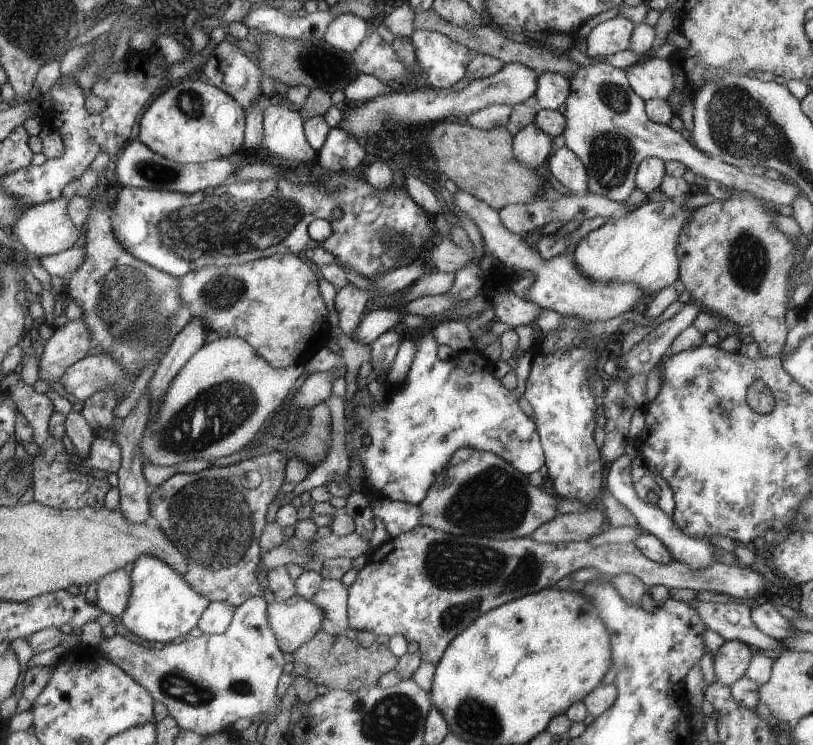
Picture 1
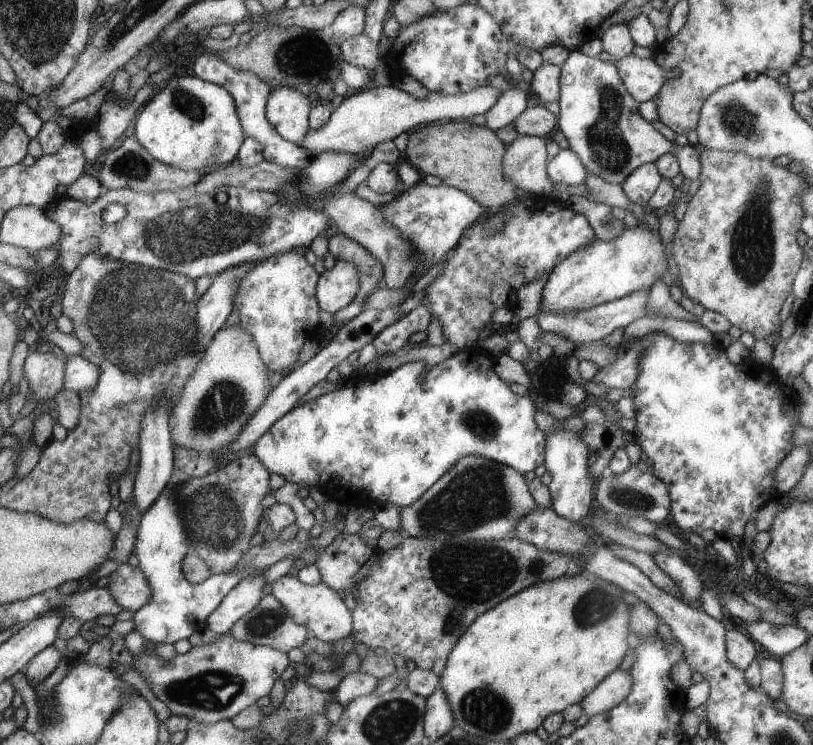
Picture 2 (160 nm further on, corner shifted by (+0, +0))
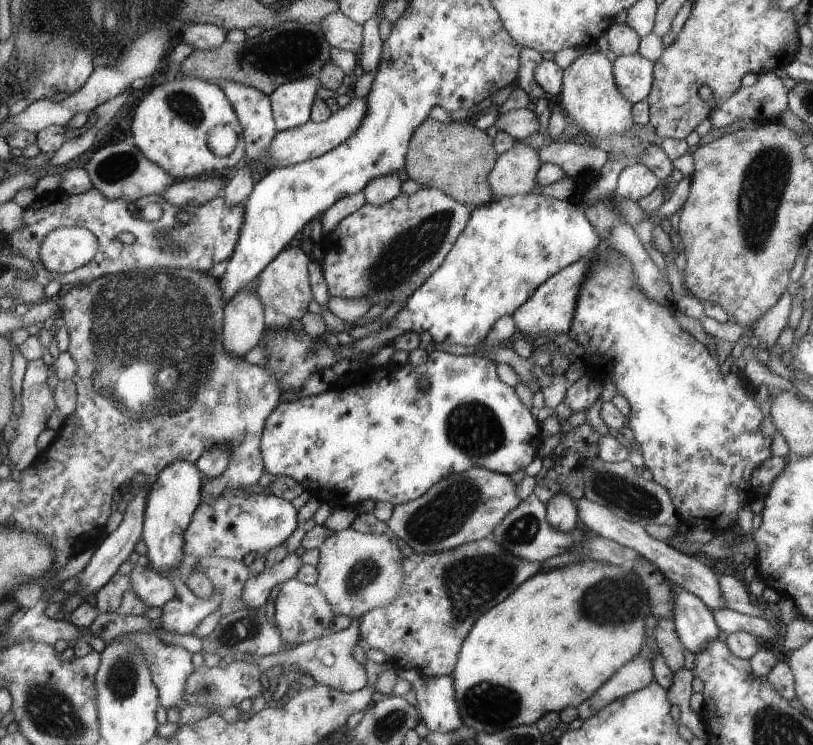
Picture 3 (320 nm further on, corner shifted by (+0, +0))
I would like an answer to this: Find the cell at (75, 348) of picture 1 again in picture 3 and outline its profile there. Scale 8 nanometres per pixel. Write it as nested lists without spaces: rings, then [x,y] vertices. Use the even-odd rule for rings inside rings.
[[[42,359],[27,362],[21,397],[22,410],[13,422],[16,428],[16,436],[9,447],[4,450],[11,460],[10,468],[15,468],[21,472],[35,463],[40,456],[41,451],[37,448],[37,438],[39,438],[39,434],[47,428],[49,416],[53,413],[57,413],[56,408],[58,404],[56,401],[56,391],[51,390],[47,378],[49,378],[49,366],[47,366]]]

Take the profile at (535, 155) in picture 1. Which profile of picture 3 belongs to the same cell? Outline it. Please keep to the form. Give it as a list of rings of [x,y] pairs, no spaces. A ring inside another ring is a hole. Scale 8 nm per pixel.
[[[514,142],[509,150],[497,156],[487,178],[495,198],[529,193],[537,184],[539,159],[539,152],[519,142]]]

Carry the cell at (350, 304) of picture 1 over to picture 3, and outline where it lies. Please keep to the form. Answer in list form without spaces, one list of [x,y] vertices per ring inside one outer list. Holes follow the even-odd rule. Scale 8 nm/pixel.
[[[421,186],[409,195],[399,193],[384,205],[374,207],[366,202],[329,231],[331,248],[325,250],[319,261],[329,296],[366,298],[373,305],[381,302],[387,306],[407,300],[443,264],[444,257],[468,224],[471,212],[471,206],[458,203],[447,193]]]

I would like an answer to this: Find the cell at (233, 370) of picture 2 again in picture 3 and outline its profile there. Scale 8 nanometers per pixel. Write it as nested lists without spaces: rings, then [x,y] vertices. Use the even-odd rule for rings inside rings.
[[[247,284],[223,306],[223,343],[229,354],[243,358],[259,344],[264,325],[264,307]]]

